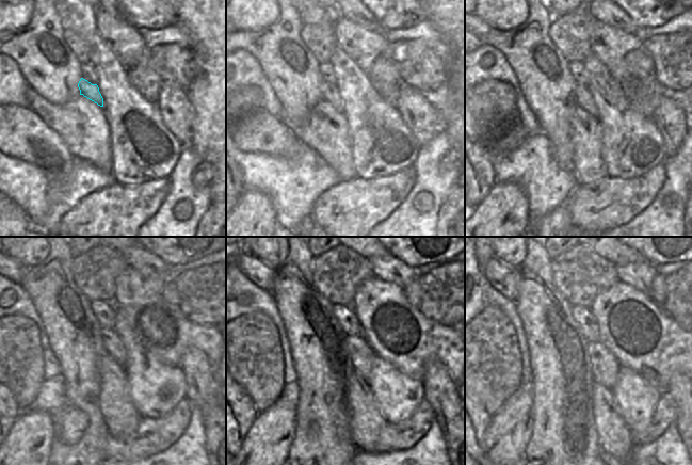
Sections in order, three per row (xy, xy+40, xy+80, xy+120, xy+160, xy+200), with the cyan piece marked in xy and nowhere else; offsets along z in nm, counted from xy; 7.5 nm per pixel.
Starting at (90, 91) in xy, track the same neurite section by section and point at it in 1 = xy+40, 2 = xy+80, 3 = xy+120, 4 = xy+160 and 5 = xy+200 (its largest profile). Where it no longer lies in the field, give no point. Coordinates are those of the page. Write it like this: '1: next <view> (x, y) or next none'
1: next xy+40 (330, 92)
2: next xy+80 (583, 97)
3: next xy+120 (112, 342)
4: next xy+160 (363, 357)
5: next xy+200 (606, 367)

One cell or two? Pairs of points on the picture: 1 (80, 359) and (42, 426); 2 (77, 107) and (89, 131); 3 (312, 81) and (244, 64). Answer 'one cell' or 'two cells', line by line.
1: two cells
2: one cell
3: two cells

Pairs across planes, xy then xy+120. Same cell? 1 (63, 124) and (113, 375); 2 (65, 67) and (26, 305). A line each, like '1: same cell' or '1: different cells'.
1: same cell
2: different cells

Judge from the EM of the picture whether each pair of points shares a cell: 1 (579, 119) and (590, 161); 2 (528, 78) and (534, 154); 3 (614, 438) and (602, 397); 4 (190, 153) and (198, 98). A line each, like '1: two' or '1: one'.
1: one
2: two
3: one
4: two

